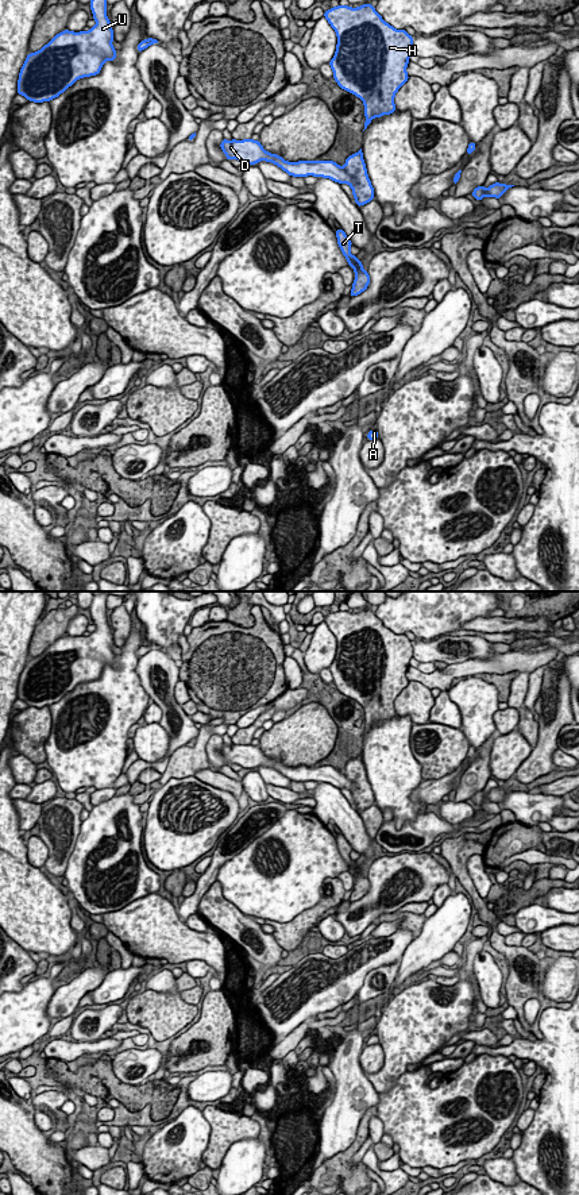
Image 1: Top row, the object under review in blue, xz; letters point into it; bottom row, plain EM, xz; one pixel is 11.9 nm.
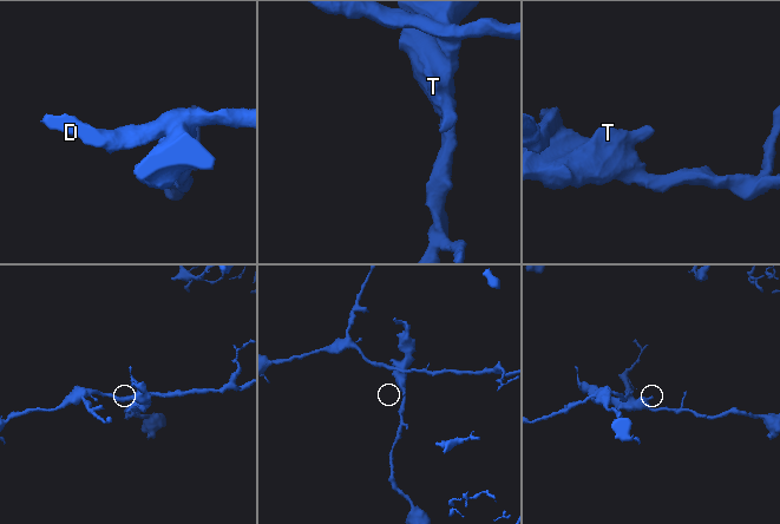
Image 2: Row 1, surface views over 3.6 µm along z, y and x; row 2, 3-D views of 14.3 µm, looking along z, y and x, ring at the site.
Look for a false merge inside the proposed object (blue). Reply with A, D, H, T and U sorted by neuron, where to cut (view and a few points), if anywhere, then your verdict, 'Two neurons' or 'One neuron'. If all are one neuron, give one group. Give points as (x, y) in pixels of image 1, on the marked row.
Groups: A H T / D U. Split along xz (343, 168), (352, 181), (351, 185). Two neurons

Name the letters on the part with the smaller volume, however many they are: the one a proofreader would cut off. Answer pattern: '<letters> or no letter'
A, H, T

